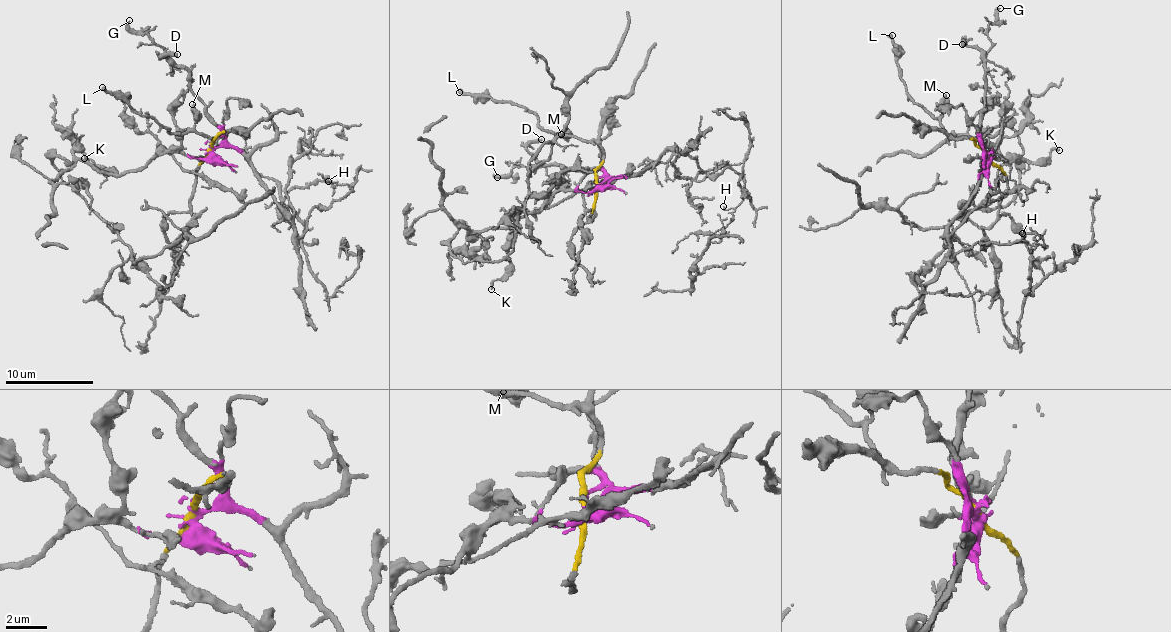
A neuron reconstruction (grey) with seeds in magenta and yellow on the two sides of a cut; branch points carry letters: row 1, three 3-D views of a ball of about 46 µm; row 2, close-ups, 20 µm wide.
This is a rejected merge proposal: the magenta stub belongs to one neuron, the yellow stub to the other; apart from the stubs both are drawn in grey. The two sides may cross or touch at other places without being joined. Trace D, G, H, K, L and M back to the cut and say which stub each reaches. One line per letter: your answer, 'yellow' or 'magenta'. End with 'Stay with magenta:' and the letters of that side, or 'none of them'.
D: magenta
G: magenta
H: magenta
K: magenta
L: yellow
M: yellow
Stay with magenta: D, G, H, K

